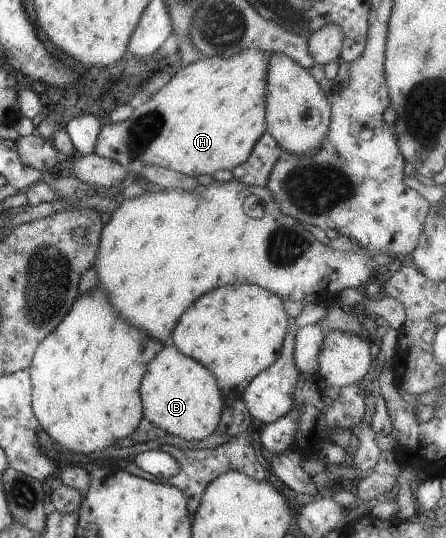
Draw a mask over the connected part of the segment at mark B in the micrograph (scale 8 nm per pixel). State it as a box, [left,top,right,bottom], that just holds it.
[138,344,223,441]

